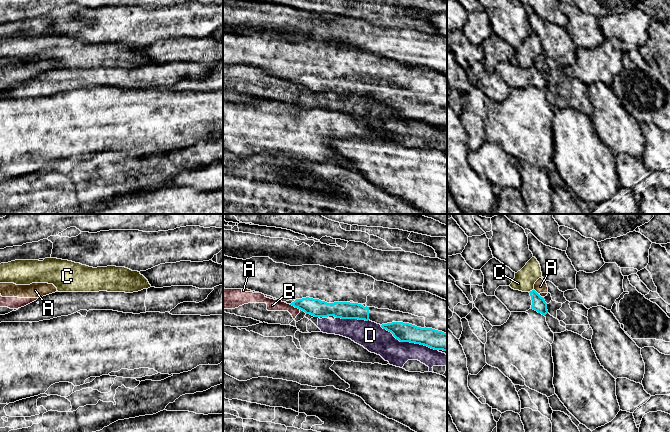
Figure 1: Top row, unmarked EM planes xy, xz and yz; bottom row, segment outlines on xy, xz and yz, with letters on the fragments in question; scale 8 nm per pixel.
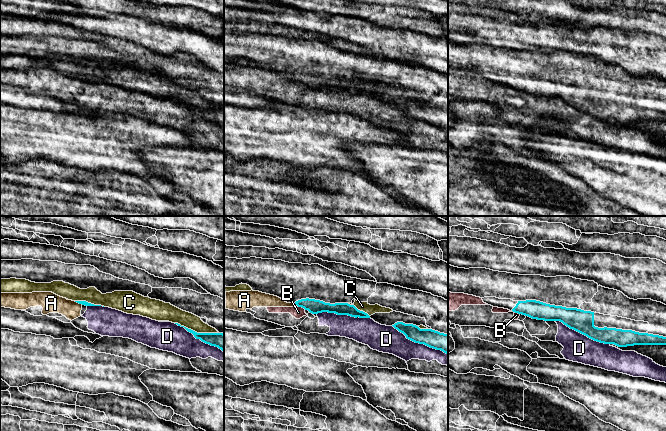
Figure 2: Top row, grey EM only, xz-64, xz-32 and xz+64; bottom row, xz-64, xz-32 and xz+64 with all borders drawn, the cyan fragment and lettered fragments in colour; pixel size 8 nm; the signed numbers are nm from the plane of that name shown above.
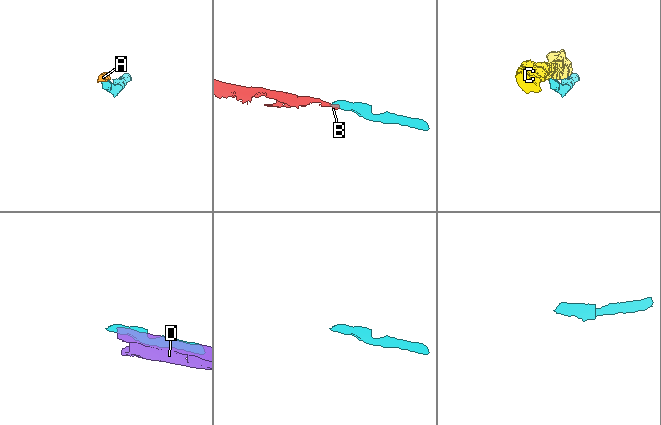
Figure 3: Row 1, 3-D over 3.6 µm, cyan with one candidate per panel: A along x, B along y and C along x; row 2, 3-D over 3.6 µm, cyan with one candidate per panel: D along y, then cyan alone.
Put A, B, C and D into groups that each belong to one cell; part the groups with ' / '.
A B D / C

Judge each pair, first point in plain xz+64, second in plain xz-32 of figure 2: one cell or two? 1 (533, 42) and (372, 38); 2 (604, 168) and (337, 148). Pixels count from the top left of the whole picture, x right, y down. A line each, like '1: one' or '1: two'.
1: one
2: two

